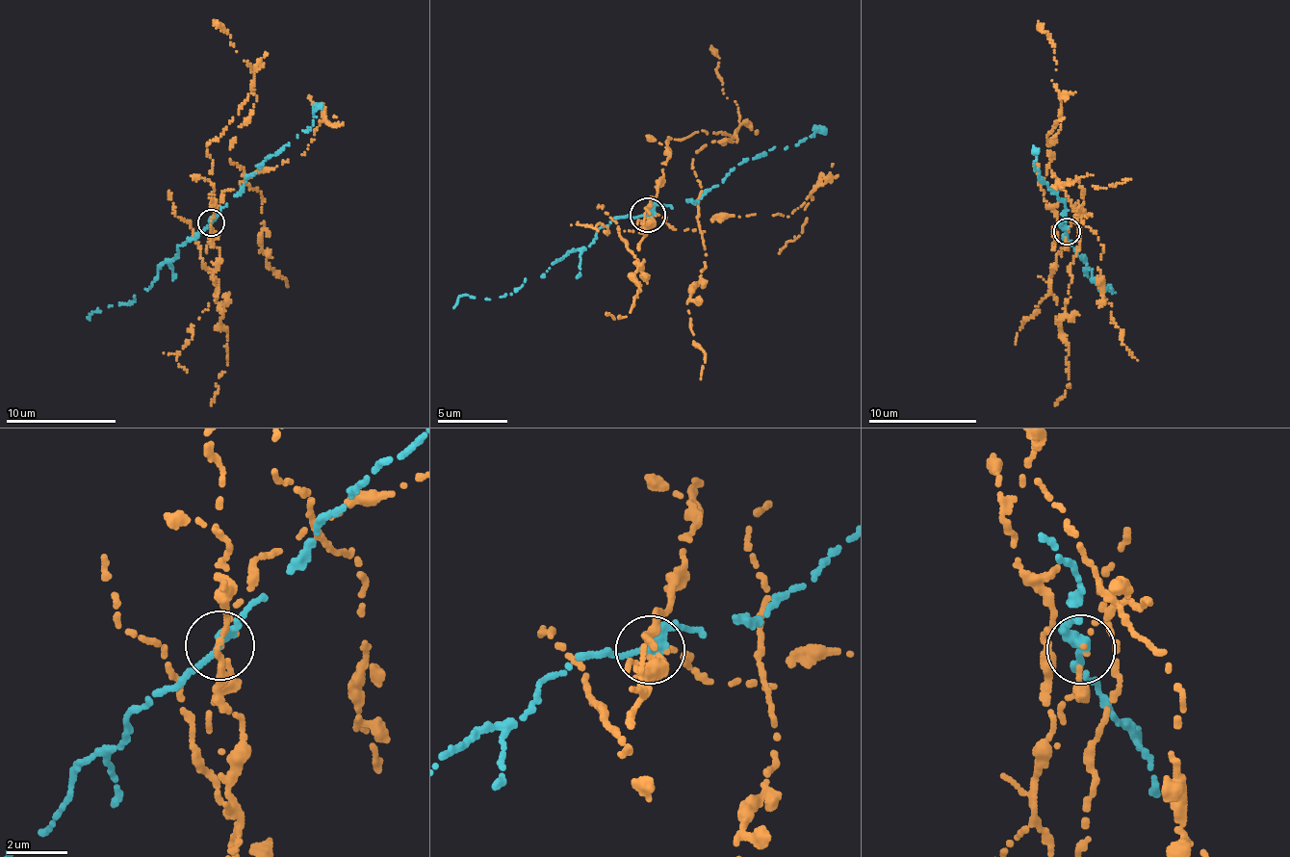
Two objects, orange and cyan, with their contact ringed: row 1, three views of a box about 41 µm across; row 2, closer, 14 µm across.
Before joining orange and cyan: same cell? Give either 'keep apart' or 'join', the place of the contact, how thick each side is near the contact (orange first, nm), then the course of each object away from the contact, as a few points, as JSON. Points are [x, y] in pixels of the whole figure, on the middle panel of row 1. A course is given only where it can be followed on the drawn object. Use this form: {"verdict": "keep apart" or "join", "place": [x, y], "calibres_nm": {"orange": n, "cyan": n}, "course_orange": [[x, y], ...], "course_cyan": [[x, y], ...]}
{"verdict": "keep apart", "place": [647, 215], "calibres_nm": {"orange": 140, "cyan": 320}, "course_orange": [[646, 218], [668, 138], [733, 136], [742, 120], [712, 46]], "course_cyan": [[646, 214], [664, 203], [707, 194], [749, 159], [810, 138], [819, 124]]}

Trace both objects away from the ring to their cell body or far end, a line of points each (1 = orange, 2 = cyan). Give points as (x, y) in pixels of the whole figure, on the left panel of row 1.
1: (211, 222), (213, 160), (206, 146), (251, 90), (254, 66), (213, 20)
2: (210, 223), (249, 177), (313, 125), (316, 103)

